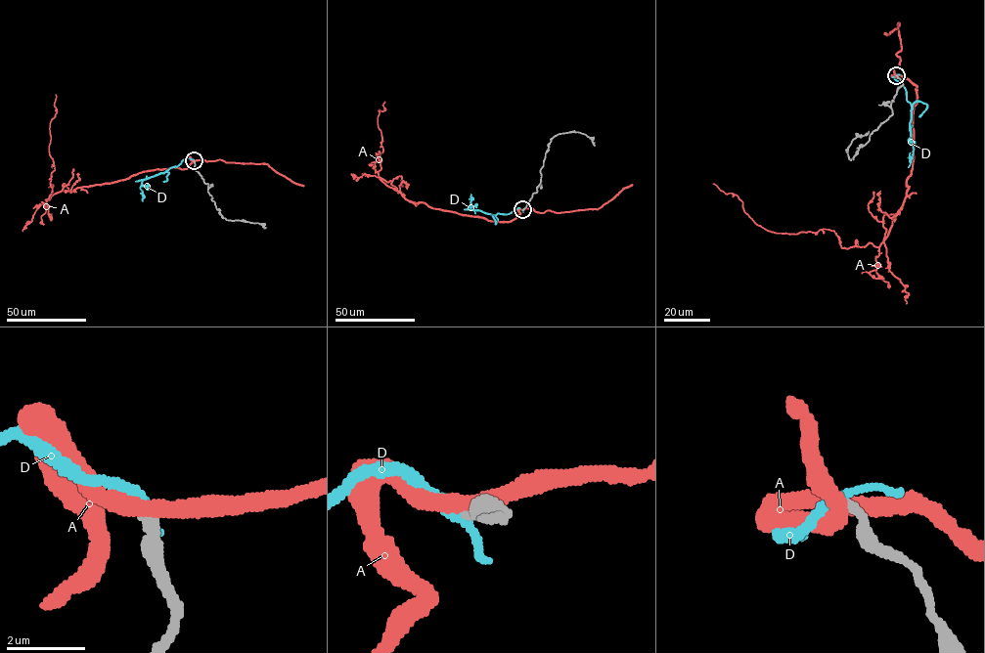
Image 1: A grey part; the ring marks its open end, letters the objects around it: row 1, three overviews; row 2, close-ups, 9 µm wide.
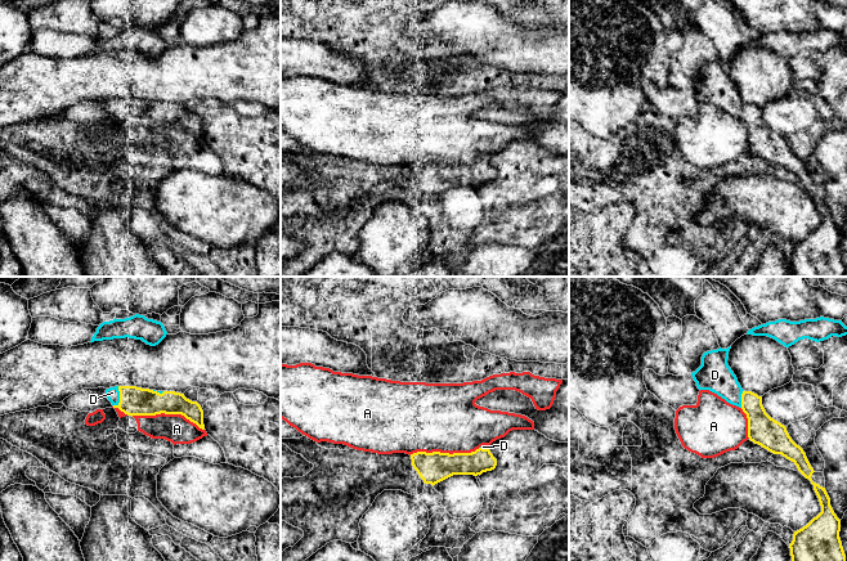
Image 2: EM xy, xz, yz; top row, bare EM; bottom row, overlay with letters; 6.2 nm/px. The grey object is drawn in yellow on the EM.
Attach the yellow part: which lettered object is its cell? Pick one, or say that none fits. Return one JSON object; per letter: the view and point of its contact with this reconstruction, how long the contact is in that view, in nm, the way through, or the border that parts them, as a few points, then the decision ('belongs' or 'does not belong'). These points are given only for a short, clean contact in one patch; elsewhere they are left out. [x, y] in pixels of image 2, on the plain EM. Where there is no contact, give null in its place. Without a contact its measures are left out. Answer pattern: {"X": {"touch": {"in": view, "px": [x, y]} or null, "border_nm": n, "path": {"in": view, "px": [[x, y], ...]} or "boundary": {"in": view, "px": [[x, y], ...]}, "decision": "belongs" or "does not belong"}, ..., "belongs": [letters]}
{"A": {"touch": {"in": "xy", "px": [167, 125]}, "border_nm": 460, "decision": "does not belong"}, "D": {"touch": {"in": "xy", "px": [120, 108]}, "border_nm": 130, "decision": "belongs"}, "belongs": ["D"]}

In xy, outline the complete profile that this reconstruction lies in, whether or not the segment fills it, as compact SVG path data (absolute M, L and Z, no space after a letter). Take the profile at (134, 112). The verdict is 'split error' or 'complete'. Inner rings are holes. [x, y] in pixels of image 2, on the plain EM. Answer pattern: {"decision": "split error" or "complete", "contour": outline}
{"decision": "split error", "contour": "M115 98L106 102L113 120L127 127L182 126L205 142L203 122L197 113L175 103L156 103L136 98Z"}

